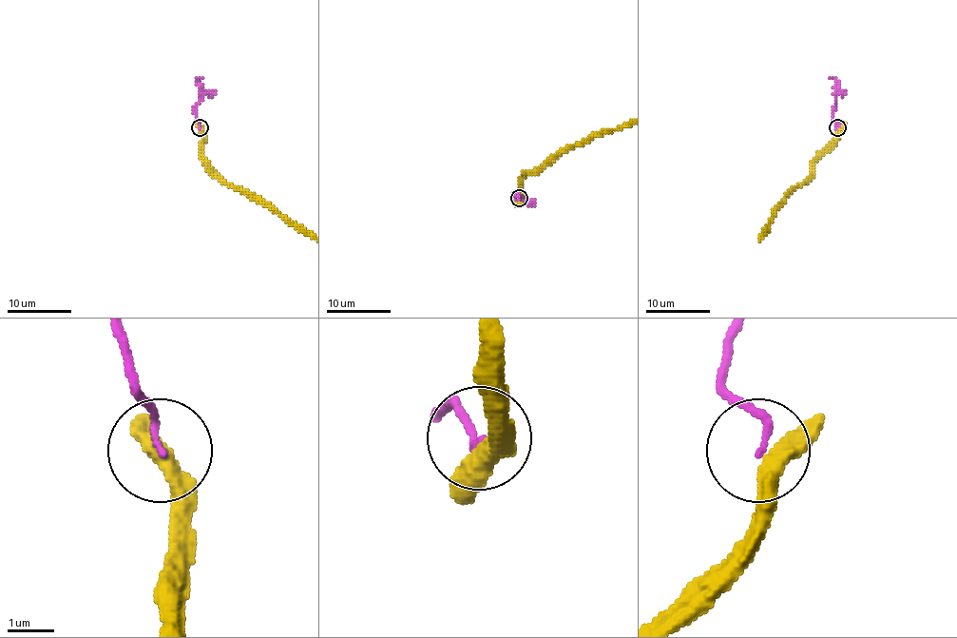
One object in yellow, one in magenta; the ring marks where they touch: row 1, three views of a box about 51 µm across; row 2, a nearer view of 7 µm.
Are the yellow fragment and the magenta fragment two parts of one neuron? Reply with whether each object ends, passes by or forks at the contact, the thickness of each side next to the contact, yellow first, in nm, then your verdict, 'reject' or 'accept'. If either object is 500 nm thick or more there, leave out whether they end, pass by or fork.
yellow passes by | magenta ends | 400/130 nm | reject

